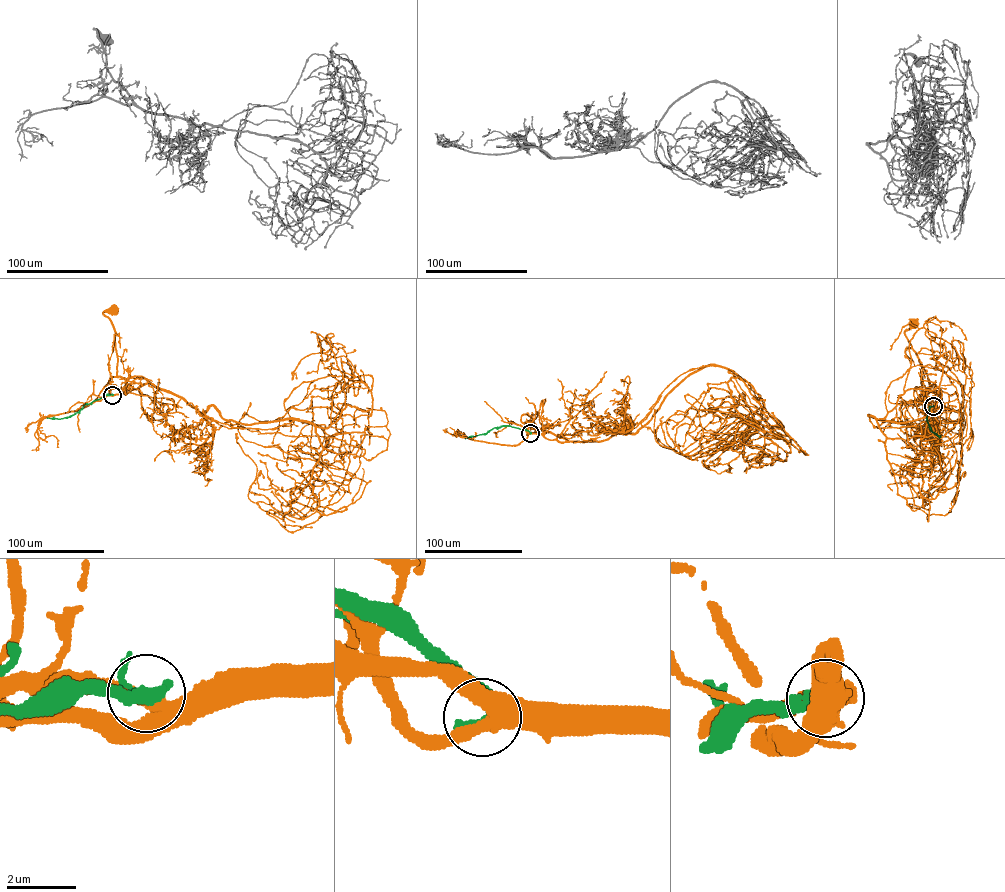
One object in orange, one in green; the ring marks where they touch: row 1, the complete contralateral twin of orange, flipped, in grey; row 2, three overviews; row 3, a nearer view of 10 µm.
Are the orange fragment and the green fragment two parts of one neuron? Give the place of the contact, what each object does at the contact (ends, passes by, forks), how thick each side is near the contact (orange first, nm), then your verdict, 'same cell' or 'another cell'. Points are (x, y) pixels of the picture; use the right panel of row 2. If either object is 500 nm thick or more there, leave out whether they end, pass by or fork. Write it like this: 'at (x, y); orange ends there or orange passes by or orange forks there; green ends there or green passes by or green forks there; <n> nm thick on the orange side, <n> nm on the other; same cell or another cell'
at (933, 406); orange passes by; green passes by; 400 nm thick on the orange side, 280 nm on the other; another cell

